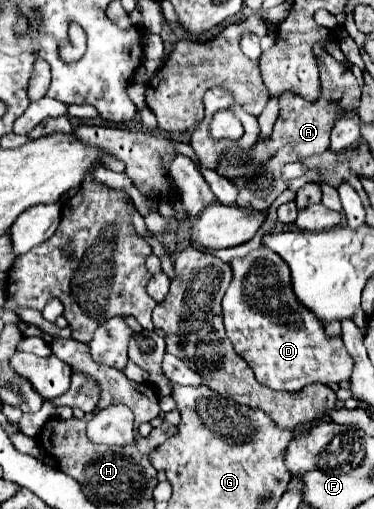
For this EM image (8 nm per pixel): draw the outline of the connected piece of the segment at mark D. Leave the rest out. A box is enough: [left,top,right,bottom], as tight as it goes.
[223,246,353,392]

